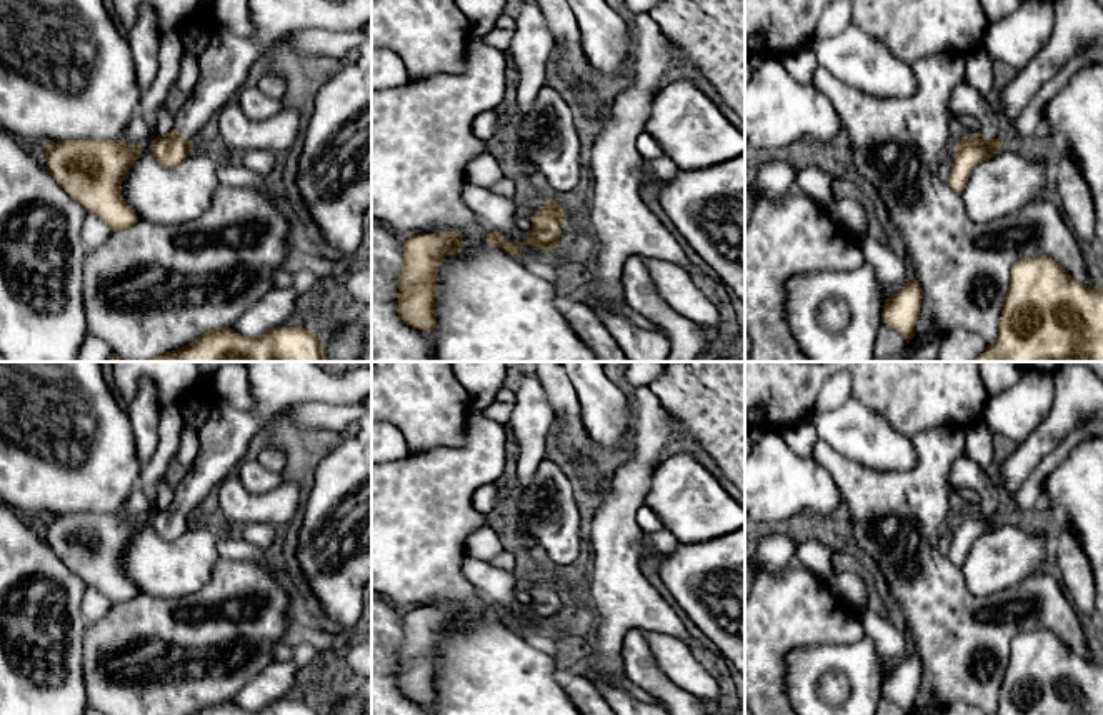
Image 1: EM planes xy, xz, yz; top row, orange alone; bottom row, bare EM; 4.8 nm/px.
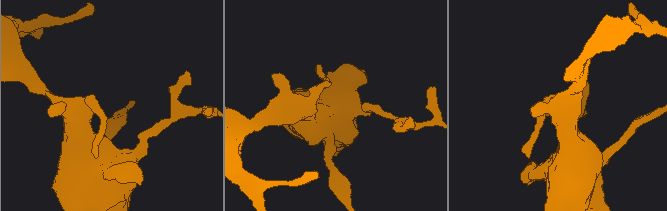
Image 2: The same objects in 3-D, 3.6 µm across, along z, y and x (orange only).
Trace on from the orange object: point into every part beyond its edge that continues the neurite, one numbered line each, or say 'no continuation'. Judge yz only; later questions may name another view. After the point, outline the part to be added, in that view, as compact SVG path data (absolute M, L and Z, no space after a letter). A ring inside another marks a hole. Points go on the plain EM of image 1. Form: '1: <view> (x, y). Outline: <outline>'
1: yz (965, 474). Outline: M961 455L950 468L950 485L956 488L970 488L978 493L980 507L988 512L1003 512L1005 500L1001 488L995 480L990 480L985 468L976 462Z

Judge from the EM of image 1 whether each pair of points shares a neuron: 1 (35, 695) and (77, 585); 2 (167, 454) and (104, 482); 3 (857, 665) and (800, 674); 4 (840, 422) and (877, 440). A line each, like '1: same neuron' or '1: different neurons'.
1: same neuron
2: different neurons
3: same neuron
4: same neuron

